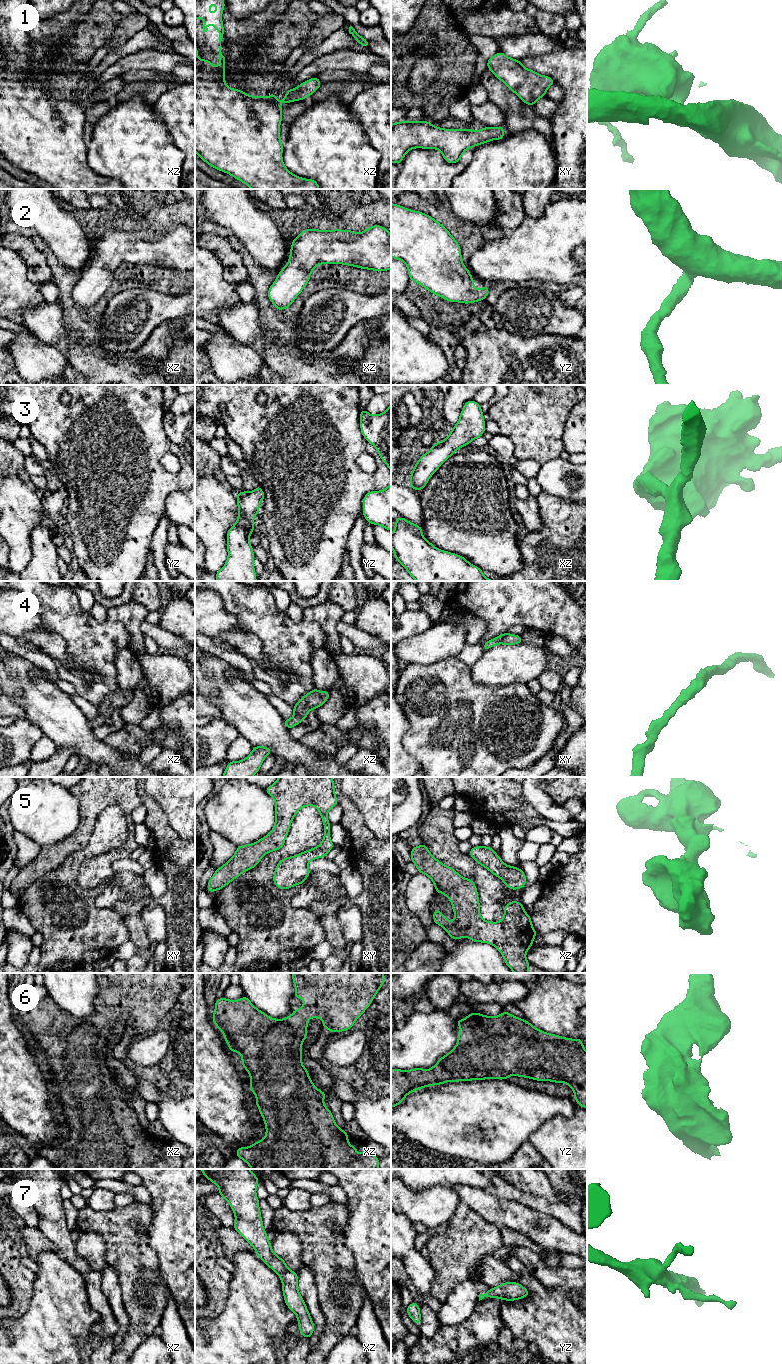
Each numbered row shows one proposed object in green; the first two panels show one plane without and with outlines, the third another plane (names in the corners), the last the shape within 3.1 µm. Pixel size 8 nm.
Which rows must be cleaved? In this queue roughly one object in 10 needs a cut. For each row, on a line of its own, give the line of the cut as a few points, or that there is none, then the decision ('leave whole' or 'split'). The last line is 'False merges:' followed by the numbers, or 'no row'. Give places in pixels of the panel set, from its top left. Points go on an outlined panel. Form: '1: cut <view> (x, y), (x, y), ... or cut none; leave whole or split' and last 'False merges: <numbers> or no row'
1: cut none; leave whole
2: cut none; leave whole
3: cut none; leave whole
4: cut none; leave whole
5: cut none; leave whole
6: cut none; leave whole
7: cut none; leave whole
False merges: no row

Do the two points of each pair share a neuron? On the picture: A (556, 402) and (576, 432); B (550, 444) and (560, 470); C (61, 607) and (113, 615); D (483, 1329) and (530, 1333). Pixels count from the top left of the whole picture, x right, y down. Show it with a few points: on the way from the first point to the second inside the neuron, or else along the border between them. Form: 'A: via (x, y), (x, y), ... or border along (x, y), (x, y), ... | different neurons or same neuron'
A: border along (576, 404), (570, 411), (566, 421), (563, 442) | different neurons
B: border along (559, 456), (552, 457), (541, 464) | different neurons
C: border along (107, 618), (113, 622), (120, 622), (127, 631) | different neurons
D: border along (500, 1300), (500, 1317), (504, 1323) | different neurons

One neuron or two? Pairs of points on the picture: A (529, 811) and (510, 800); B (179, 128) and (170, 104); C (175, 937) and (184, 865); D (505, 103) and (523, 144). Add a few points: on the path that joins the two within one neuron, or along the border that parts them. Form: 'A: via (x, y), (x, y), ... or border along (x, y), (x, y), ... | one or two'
A: via (524, 811), (515, 805) | one
B: via (179, 122), (179, 113), (176, 110) | one
C: via (184, 919), (184, 883) | one
D: border along (510, 133), (534, 129), (541, 135) | two

